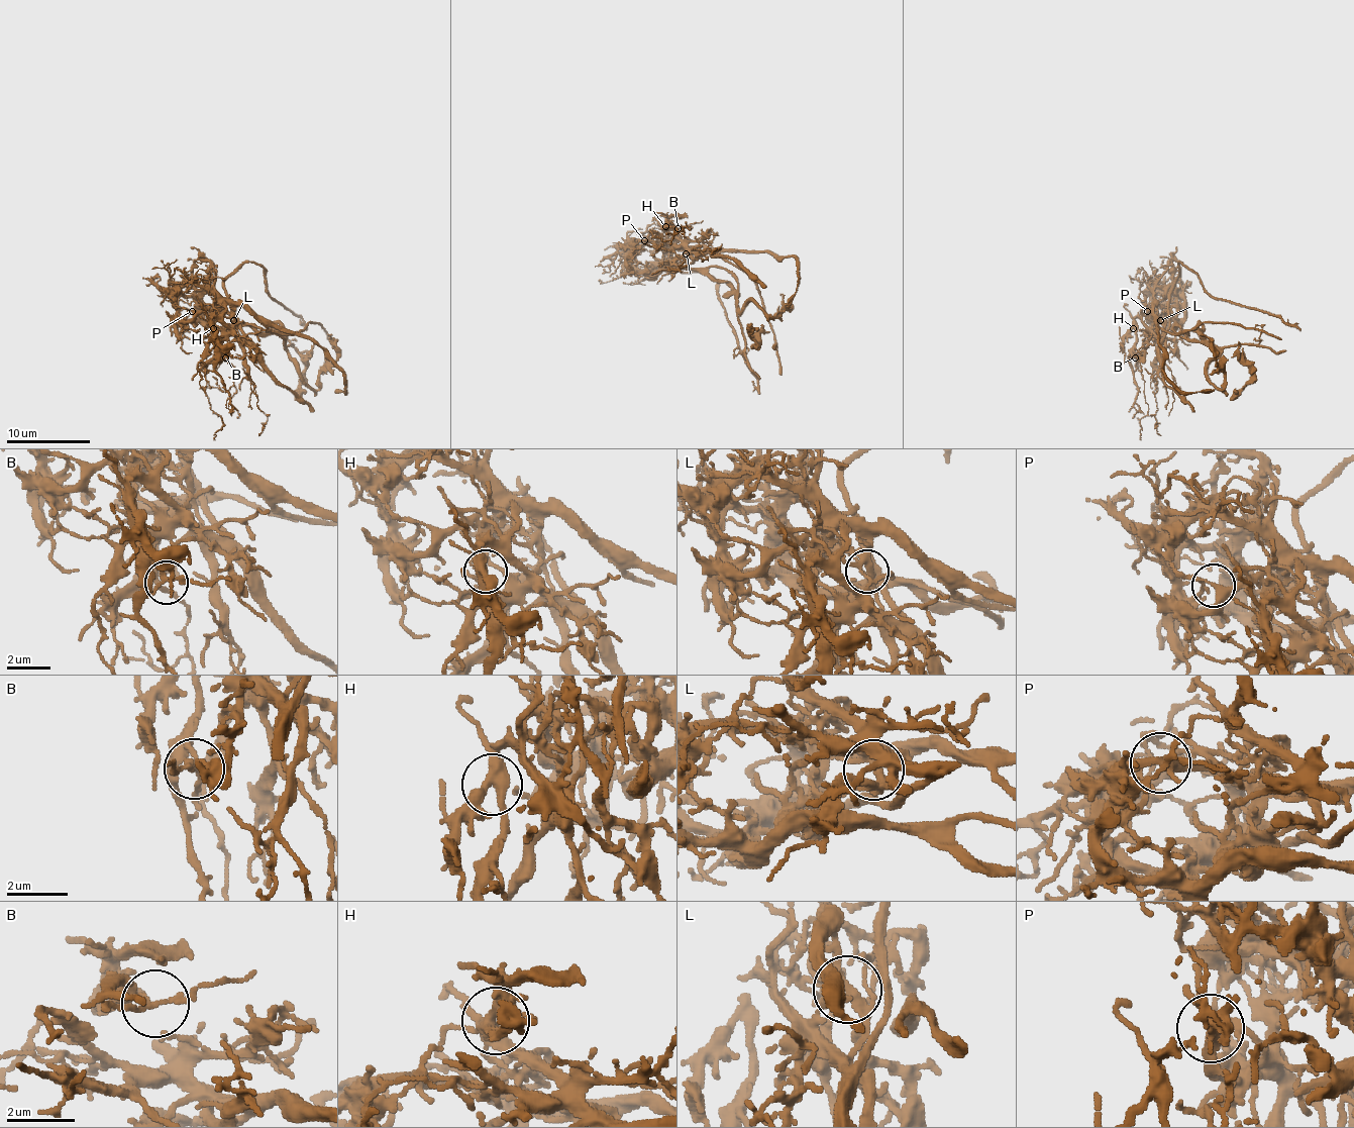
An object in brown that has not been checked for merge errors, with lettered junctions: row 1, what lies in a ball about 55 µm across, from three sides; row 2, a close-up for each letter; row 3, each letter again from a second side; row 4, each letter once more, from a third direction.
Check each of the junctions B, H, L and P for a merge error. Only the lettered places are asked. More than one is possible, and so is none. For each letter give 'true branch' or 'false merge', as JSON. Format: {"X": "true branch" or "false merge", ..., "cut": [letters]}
{"B": "true branch", "H": "true branch", "L": "false merge", "P": "false merge", "cut": ["L", "P"]}

